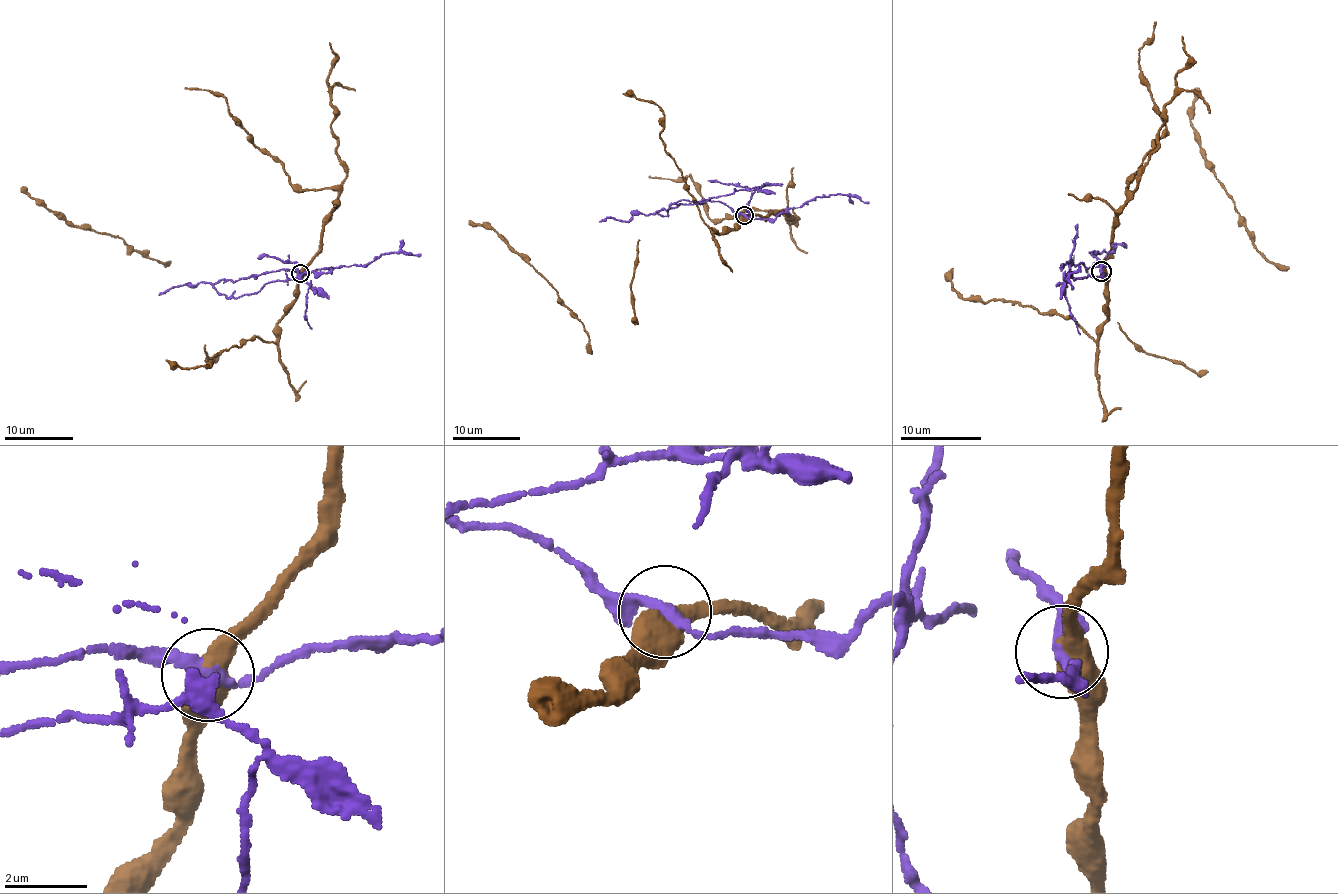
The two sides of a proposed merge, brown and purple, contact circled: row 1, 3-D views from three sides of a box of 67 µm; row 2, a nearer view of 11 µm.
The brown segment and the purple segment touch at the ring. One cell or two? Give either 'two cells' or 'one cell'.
two cells

